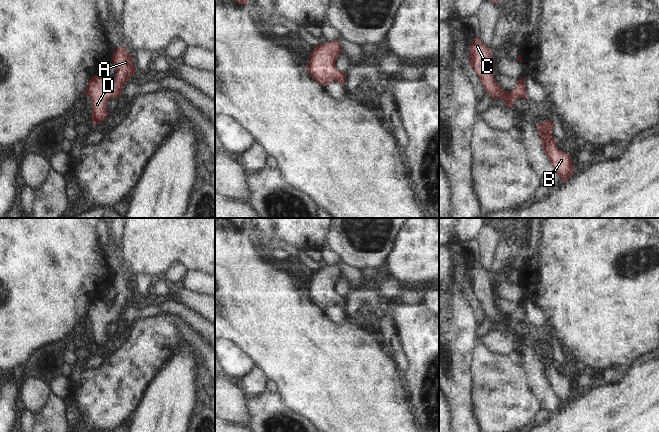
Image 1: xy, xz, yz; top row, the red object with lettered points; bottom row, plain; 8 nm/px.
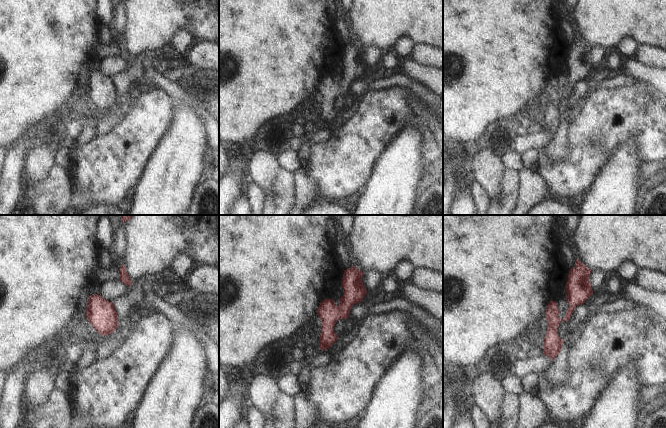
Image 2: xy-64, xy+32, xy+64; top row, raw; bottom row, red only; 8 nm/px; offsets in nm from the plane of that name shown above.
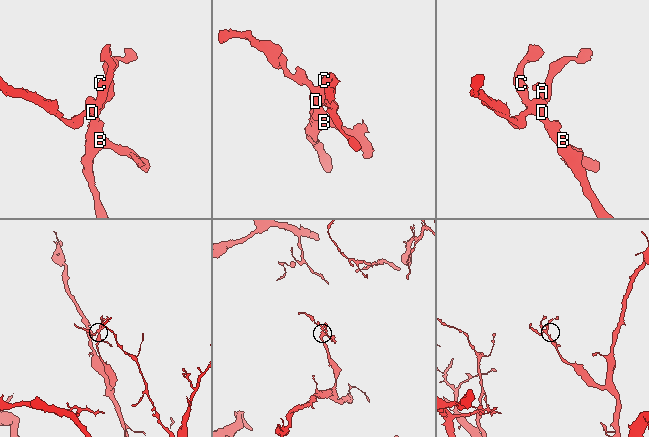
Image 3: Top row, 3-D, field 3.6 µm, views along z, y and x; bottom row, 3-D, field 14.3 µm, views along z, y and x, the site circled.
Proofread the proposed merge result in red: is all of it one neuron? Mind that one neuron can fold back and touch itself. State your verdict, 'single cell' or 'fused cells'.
single cell

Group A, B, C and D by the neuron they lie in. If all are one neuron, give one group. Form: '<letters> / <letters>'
A B C D

